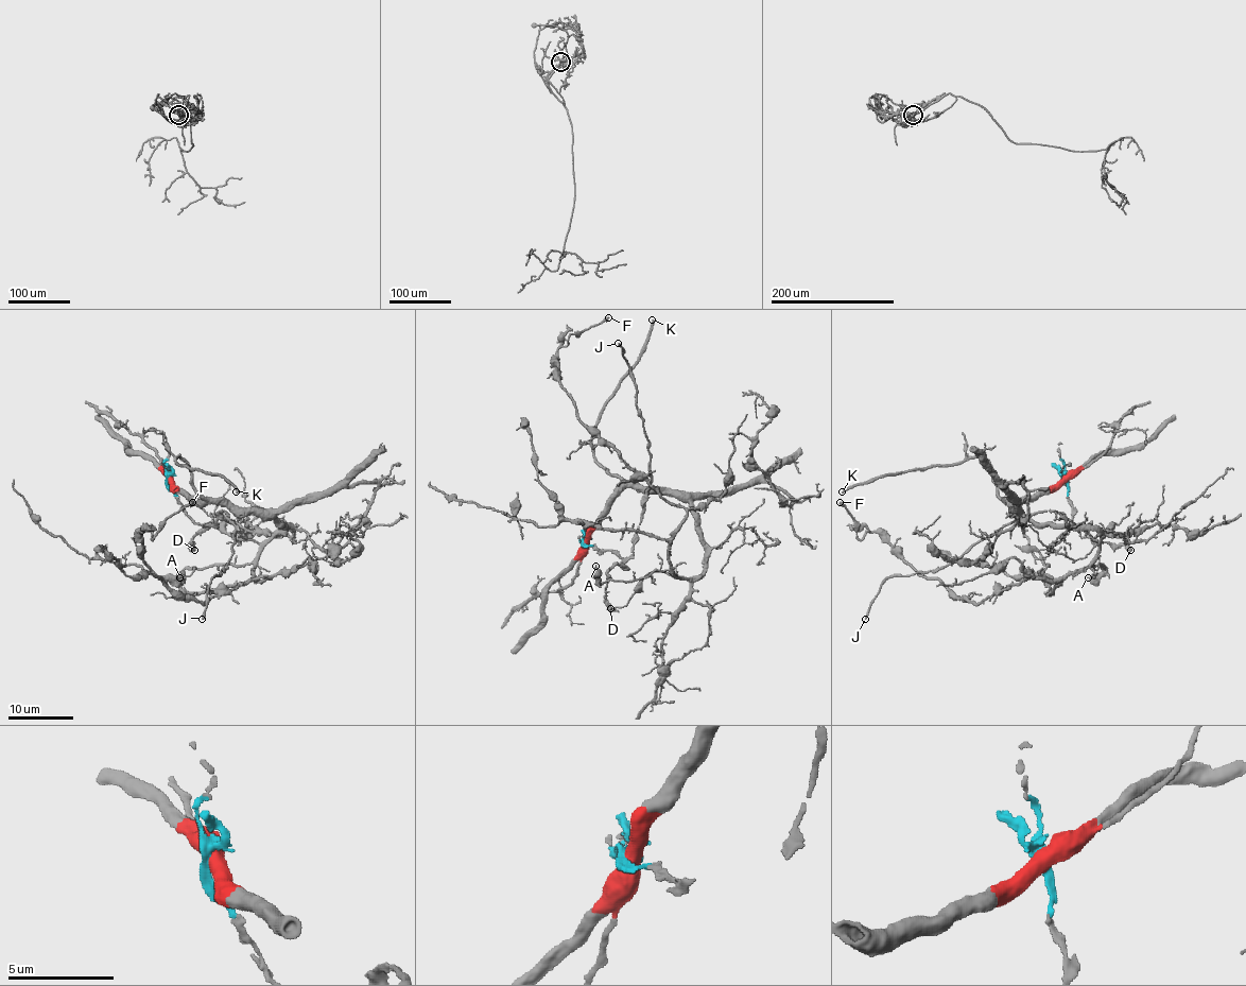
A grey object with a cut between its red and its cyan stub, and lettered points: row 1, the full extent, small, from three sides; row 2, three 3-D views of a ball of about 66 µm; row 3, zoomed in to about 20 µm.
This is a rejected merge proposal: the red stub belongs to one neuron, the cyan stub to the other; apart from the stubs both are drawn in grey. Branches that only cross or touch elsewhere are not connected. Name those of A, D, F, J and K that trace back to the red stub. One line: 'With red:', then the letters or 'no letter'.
With red: A, F, K

